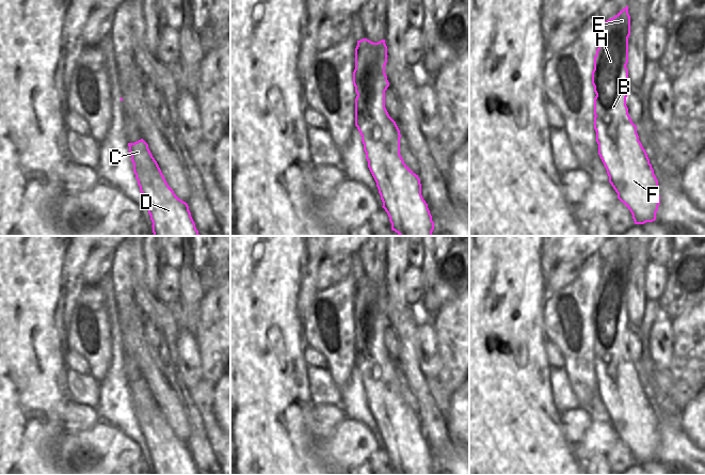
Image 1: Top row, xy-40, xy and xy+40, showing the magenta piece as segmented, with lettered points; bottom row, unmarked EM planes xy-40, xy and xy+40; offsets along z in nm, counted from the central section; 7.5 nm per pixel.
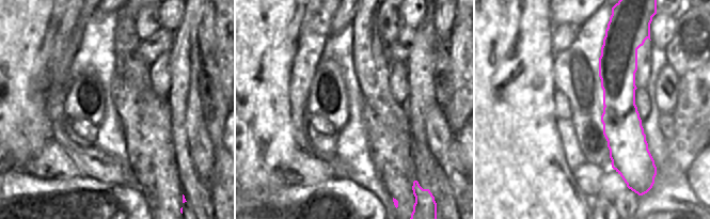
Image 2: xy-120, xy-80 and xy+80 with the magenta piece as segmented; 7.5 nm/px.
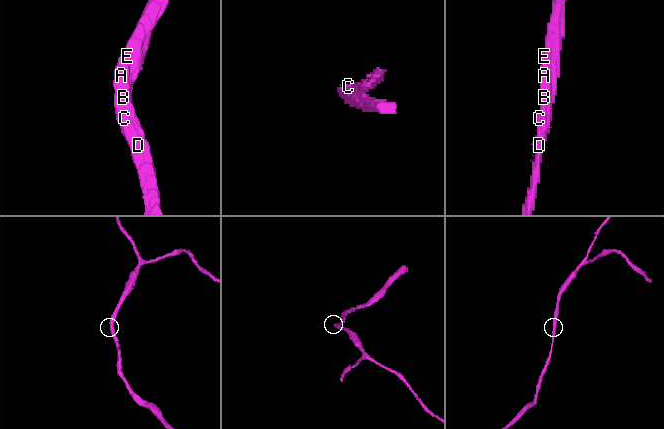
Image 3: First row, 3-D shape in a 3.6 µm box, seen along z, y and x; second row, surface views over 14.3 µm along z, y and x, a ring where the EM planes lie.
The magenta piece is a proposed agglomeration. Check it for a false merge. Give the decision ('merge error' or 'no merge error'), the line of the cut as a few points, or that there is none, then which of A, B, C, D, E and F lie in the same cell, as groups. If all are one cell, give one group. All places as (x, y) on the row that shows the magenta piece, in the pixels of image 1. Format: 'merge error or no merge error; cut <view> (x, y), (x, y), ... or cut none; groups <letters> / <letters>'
no merge error; cut none; groups A B C D E F

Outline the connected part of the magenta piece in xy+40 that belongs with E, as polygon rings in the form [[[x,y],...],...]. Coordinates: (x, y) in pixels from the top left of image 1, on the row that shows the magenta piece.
[[[627,5],[603,23],[592,72],[596,94],[594,129],[609,183],[630,210],[635,224],[644,224],[656,220],[660,195],[658,180],[626,106],[630,90],[626,67],[629,35]]]

